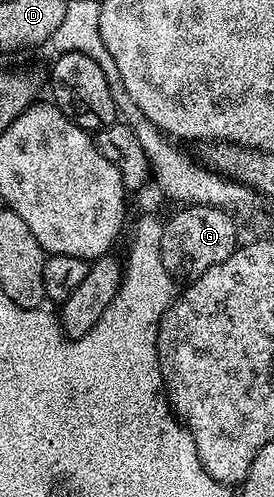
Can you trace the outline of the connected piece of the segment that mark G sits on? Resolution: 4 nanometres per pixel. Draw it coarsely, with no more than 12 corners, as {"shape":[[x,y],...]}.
{"shape":[[184,205],[162,229],[173,280],[202,277],[238,246],[223,207]]}

